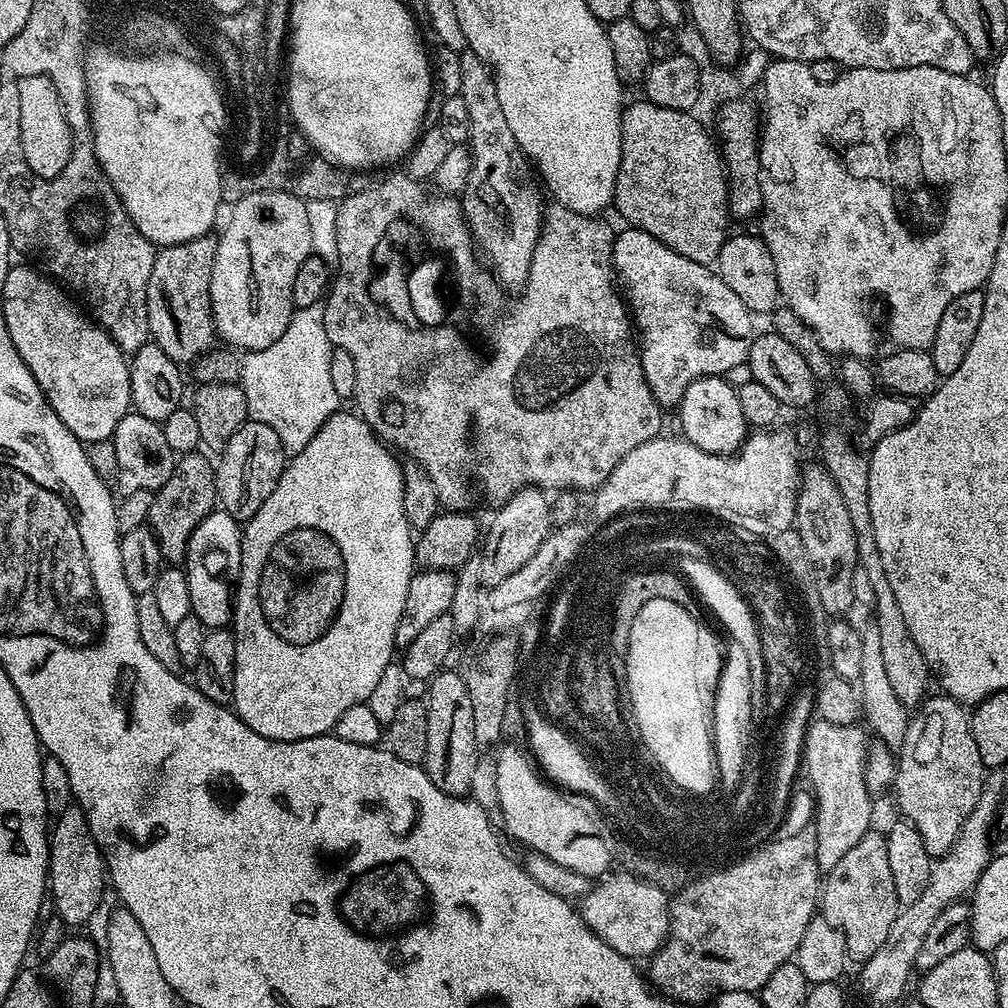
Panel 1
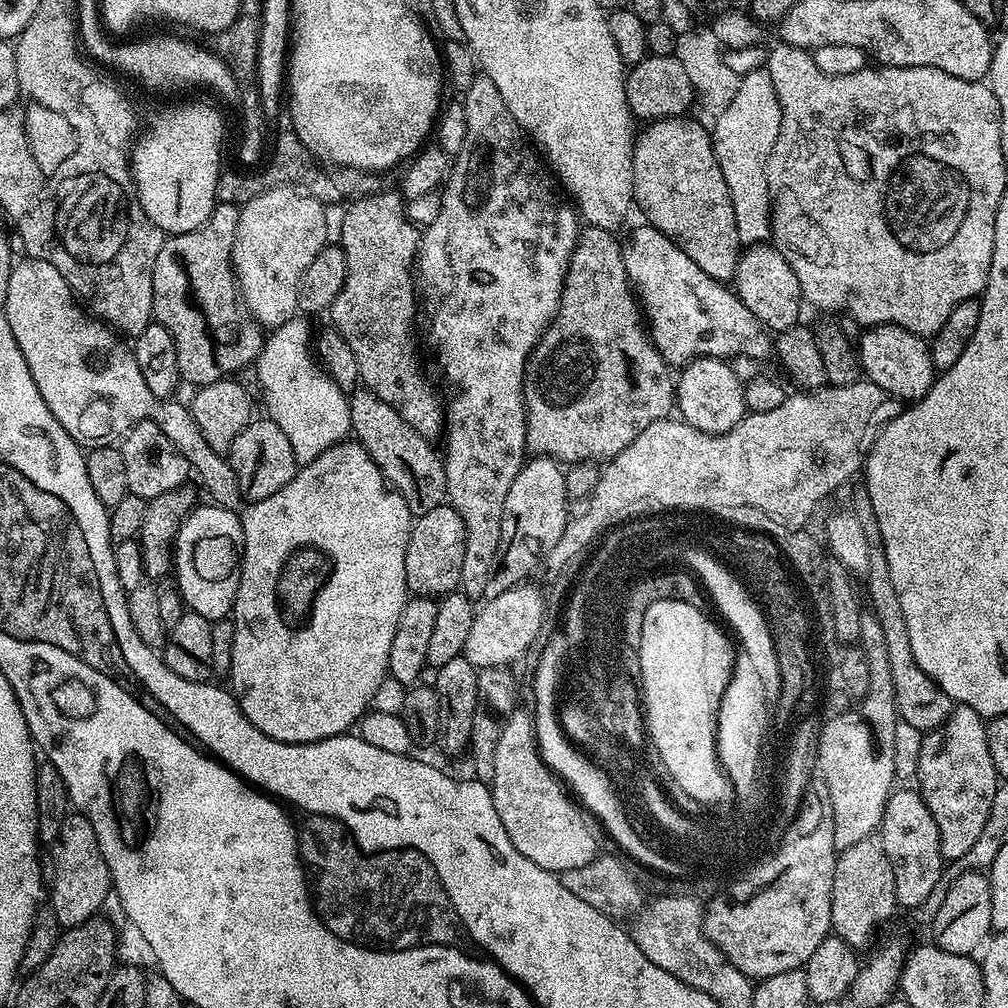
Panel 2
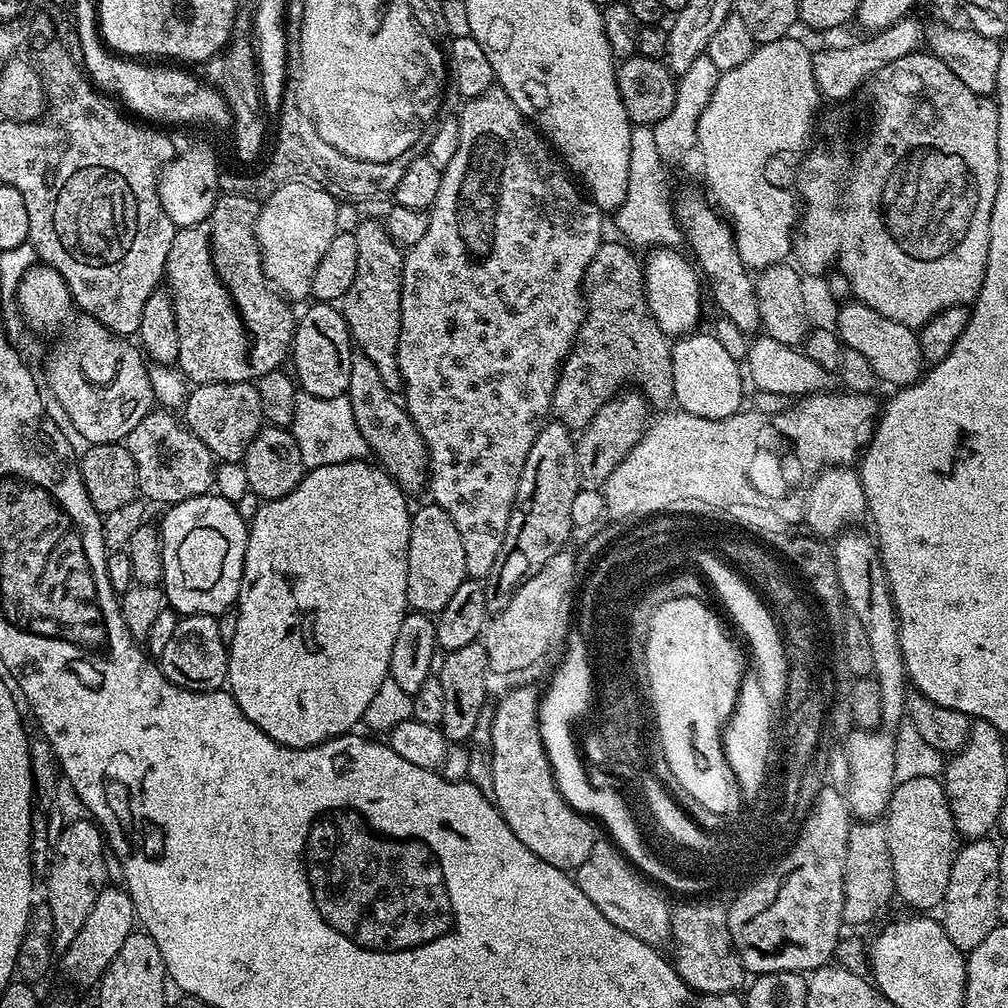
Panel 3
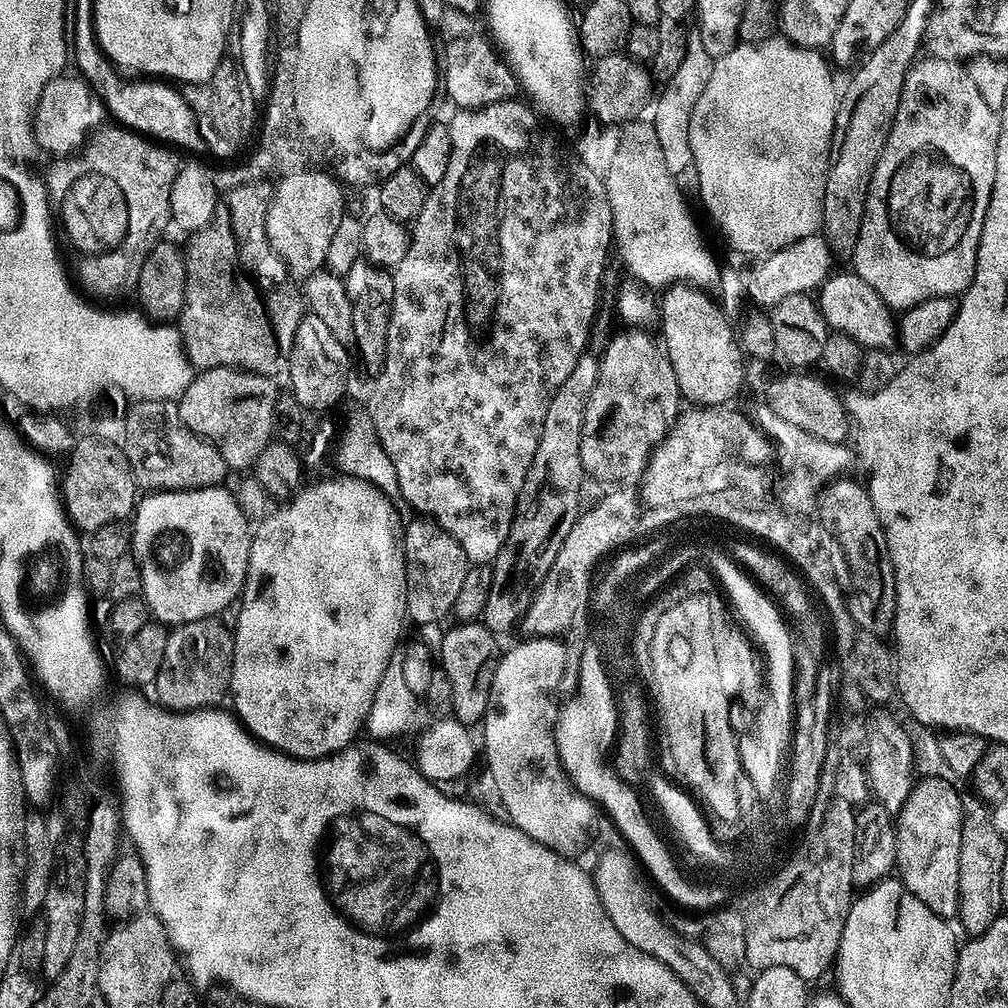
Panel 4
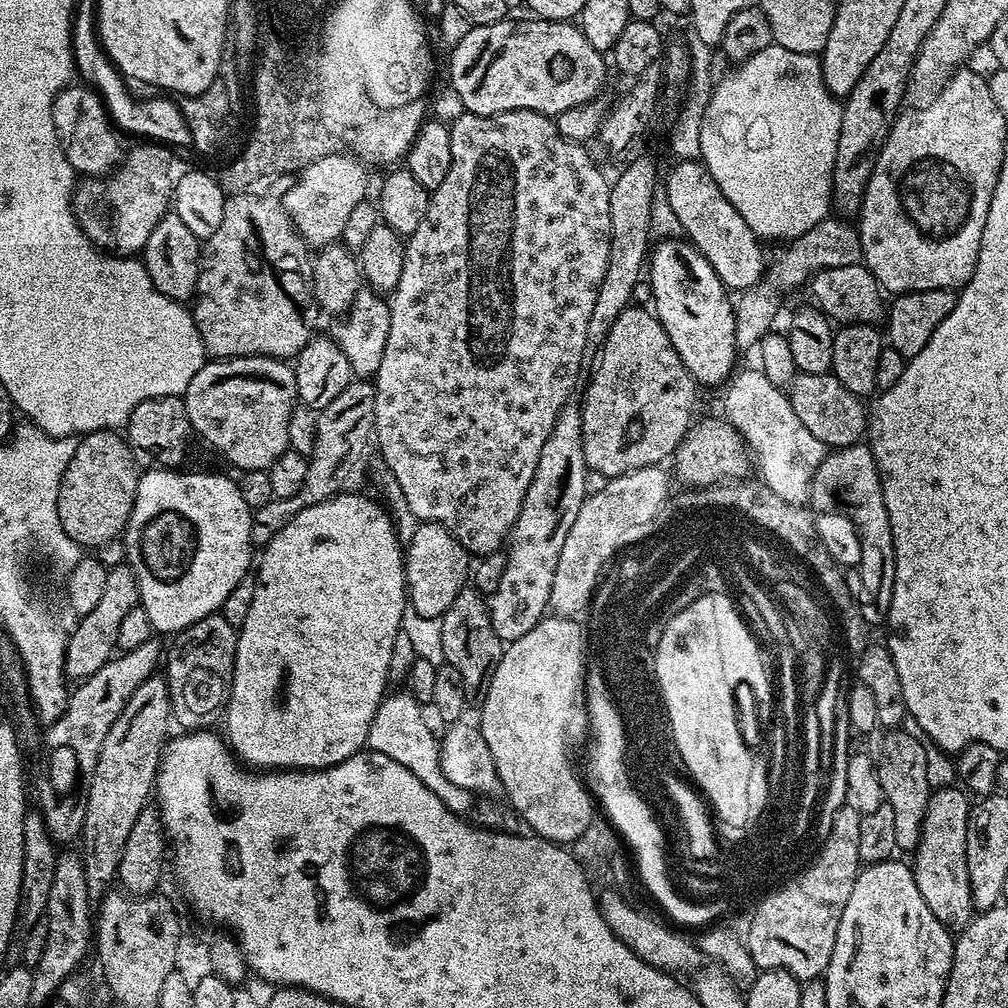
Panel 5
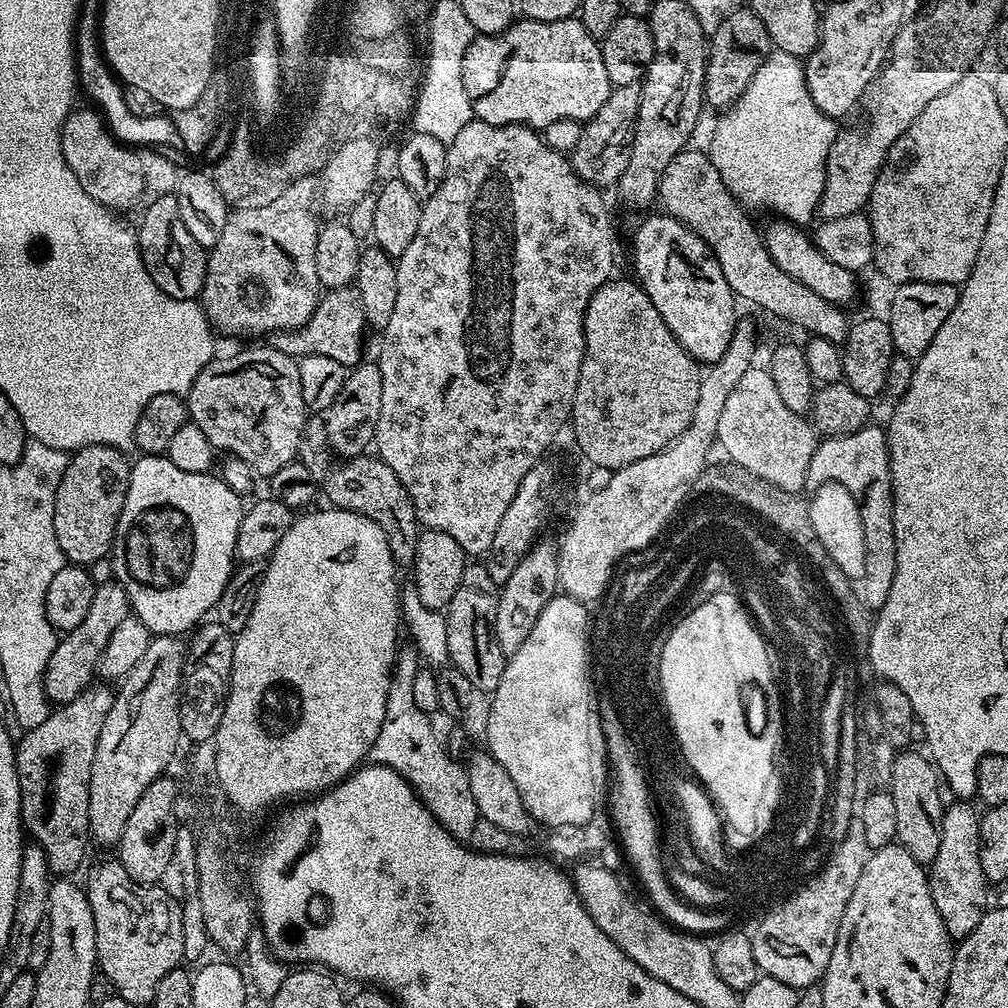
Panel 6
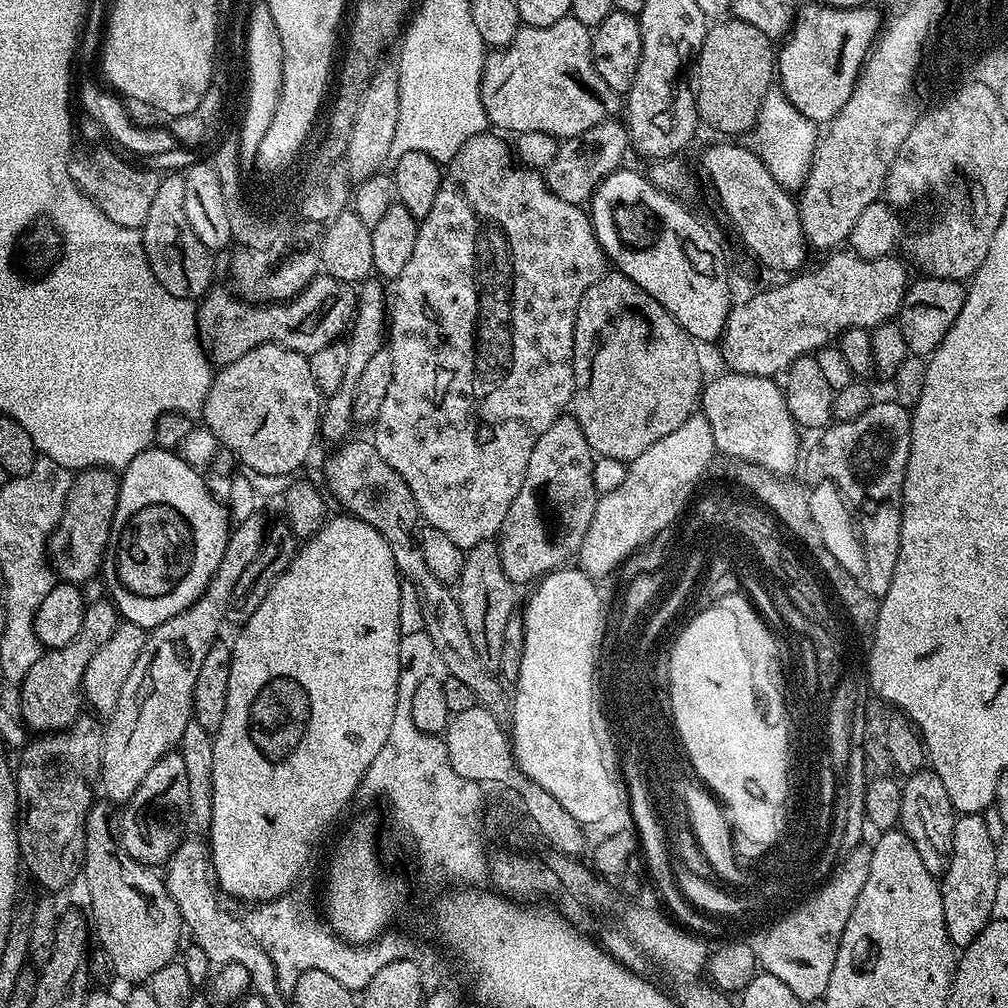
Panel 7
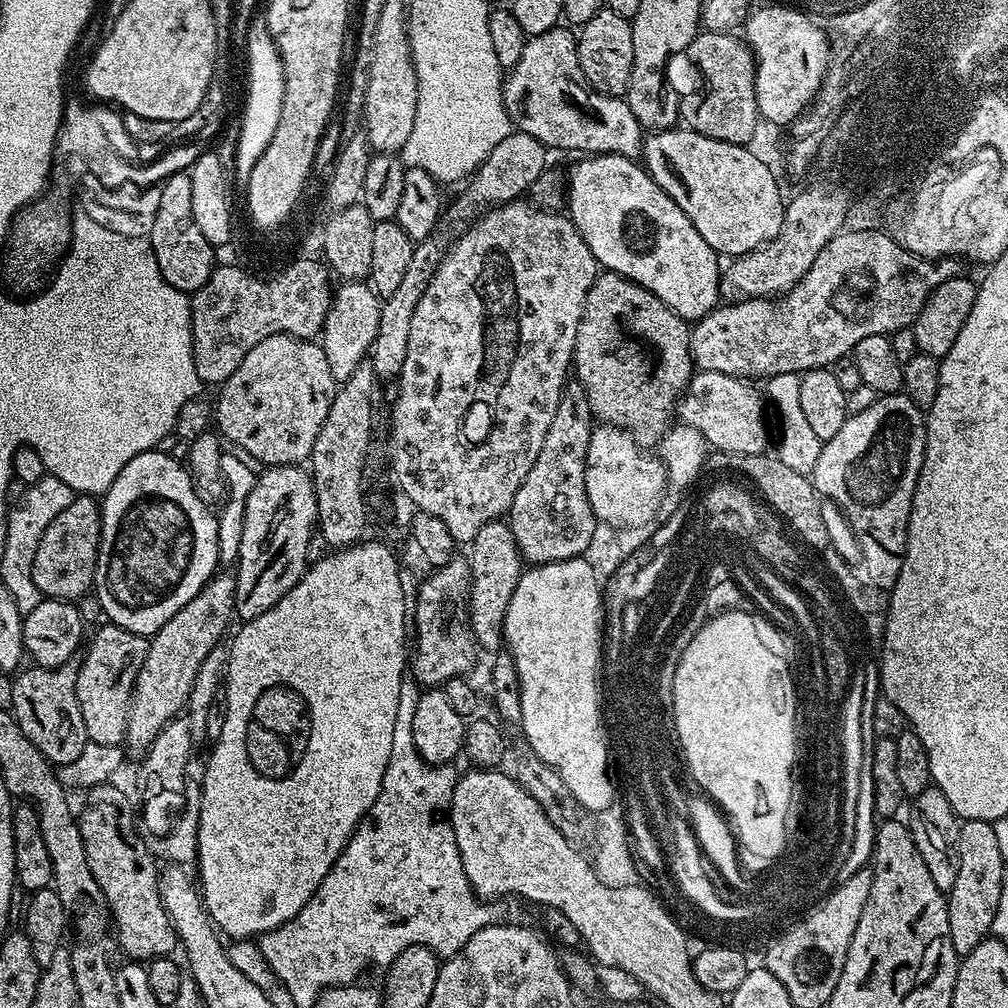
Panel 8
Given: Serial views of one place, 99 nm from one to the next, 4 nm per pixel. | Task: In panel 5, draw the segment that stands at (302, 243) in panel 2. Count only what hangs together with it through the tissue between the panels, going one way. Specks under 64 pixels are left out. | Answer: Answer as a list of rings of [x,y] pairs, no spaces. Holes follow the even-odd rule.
[[[341,154],[318,158],[291,181],[293,184],[289,186],[288,193],[282,196],[284,211],[305,244],[319,250],[327,244],[337,243],[343,237],[344,227],[354,206],[369,195],[368,176],[364,171],[365,165],[356,156]]]

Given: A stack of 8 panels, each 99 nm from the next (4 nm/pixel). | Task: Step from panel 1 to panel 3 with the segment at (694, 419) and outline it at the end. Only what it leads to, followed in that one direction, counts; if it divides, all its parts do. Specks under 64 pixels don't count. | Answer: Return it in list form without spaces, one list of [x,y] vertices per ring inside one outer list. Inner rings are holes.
[[[703,330],[697,331],[695,334],[689,334],[683,338],[677,339],[675,343],[672,344],[672,377],[674,378],[674,400],[678,406],[680,412],[689,412],[690,414],[698,414],[698,418],[726,418],[727,416],[734,416],[737,412],[741,411],[742,405],[740,404],[744,400],[744,384],[746,388],[746,380],[740,377],[740,369],[742,369],[742,364],[738,361],[730,358],[729,352],[722,346],[722,343],[714,334],[709,334],[708,336]]]

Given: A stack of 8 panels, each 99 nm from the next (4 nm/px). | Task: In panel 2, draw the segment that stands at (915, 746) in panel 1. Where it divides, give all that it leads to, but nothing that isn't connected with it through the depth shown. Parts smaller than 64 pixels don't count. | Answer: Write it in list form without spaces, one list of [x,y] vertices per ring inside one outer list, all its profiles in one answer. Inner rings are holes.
[[[956,704],[948,721],[940,728],[927,733],[922,742],[914,780],[926,806],[930,806],[930,814],[934,814],[934,822],[938,824],[942,854],[948,862],[958,860],[964,854],[971,852],[974,842],[986,825],[986,820],[990,818],[990,808],[998,787],[998,777],[994,770],[994,761],[990,759],[990,750],[986,742],[987,733],[985,717],[970,710],[970,706]]]

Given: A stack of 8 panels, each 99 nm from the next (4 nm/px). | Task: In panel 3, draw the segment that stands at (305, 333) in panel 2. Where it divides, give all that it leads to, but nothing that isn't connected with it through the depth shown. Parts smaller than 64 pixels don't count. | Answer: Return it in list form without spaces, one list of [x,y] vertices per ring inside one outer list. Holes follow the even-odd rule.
[[[297,395],[290,431],[297,440],[302,462],[308,470],[334,466],[338,462],[362,460],[369,455],[368,443],[366,438],[362,438],[362,430],[358,430],[358,422],[354,422],[354,410],[347,395],[338,398]]]

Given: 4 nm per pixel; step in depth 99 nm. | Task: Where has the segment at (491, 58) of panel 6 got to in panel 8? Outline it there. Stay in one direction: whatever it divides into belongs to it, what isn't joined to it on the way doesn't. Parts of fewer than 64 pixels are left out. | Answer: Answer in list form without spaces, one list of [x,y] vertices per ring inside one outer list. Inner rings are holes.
[[[557,26],[525,39],[522,58],[518,58],[515,66],[507,69],[503,77],[504,105],[509,118],[519,131],[538,138],[538,142],[542,142],[549,150],[561,148],[564,152],[580,152],[576,154],[615,152],[622,158],[639,161],[644,150],[645,129],[641,128],[638,118],[634,118],[634,110],[630,110],[627,99],[607,96],[589,86],[578,62],[577,37],[573,33],[571,36],[567,30],[567,27]]]

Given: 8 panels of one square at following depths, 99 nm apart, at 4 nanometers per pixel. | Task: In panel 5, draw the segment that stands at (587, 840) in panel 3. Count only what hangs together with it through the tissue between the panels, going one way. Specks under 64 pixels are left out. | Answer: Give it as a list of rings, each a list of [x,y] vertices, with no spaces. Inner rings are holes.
[[[548,614],[539,620],[534,630],[530,630],[530,634],[522,634],[522,638],[511,641],[500,655],[498,666],[492,671],[492,681],[482,696],[484,705],[480,708],[478,721],[482,738],[486,738],[490,754],[494,754],[494,764],[507,803],[516,815],[528,823],[535,835],[543,840],[553,840],[561,846],[571,845],[594,819],[593,797],[581,773],[580,776],[576,773],[568,757],[568,751],[589,735],[586,656],[584,658],[586,632],[576,623],[575,619],[566,616]]]

